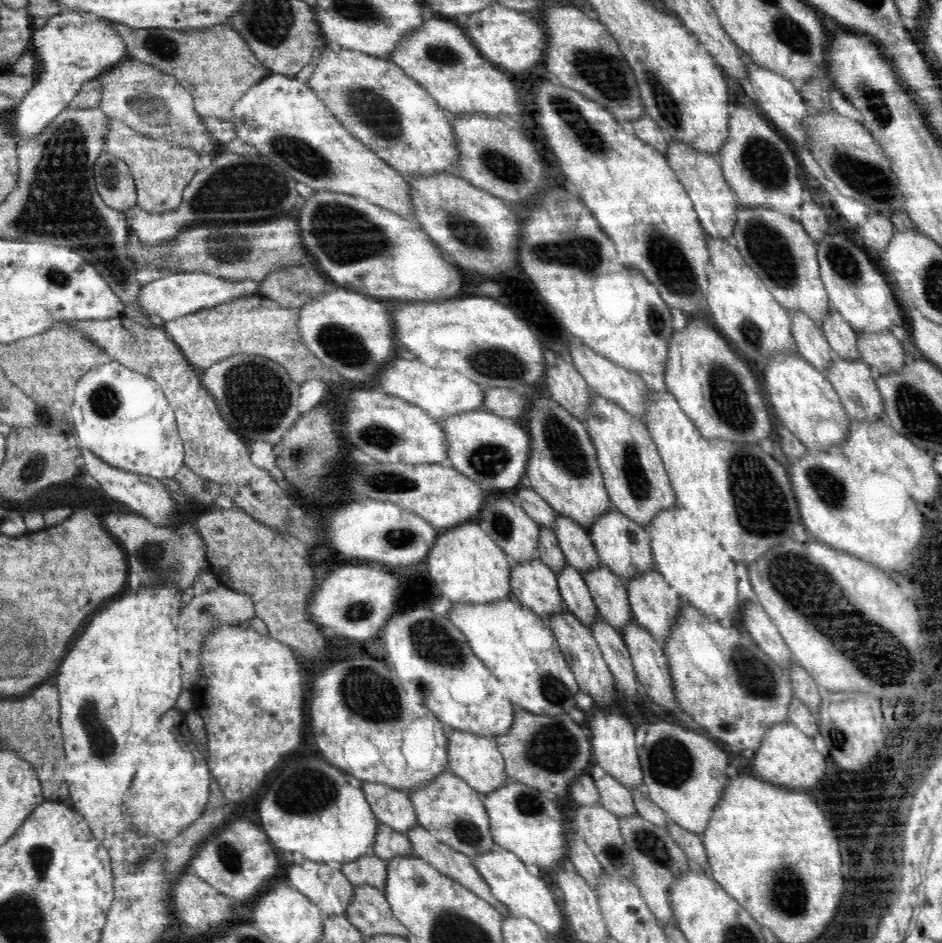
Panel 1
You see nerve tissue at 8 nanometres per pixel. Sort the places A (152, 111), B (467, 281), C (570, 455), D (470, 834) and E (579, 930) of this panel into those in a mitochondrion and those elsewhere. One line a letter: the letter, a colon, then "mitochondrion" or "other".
A: mitochondrion
B: other
C: mitochondrion
D: mitochondrion
E: other

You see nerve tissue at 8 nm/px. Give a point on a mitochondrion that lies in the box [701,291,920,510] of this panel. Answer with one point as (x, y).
(726, 393)

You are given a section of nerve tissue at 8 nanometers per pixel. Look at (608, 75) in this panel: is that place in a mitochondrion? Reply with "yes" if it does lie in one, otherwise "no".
yes

